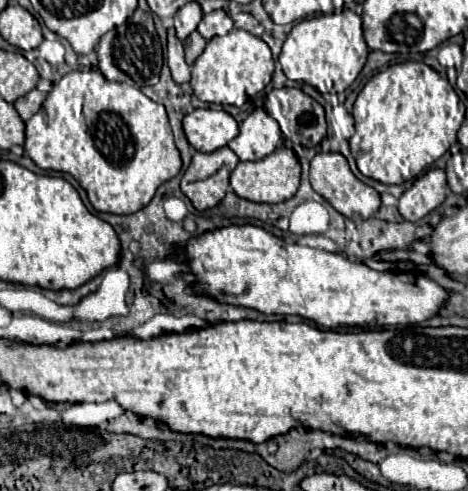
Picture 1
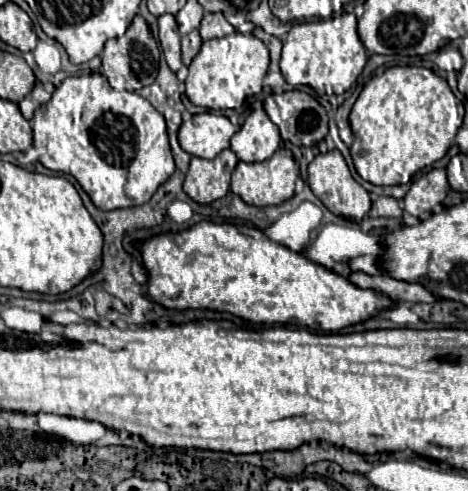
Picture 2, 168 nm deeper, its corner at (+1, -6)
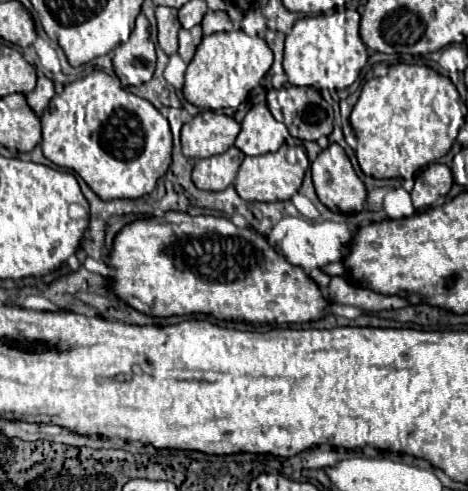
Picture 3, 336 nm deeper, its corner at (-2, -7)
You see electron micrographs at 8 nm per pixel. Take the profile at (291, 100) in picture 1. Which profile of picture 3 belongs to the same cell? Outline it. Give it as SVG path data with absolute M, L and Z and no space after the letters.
M282 87L282 90L267 91L267 104L273 117L285 124L289 134L301 140L317 140L319 136L329 136L333 130L333 108L323 100L315 88Z

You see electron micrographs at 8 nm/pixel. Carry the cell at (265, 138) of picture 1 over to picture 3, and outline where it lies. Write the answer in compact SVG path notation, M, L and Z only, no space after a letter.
M257 104L243 118L235 146L247 156L261 156L277 152L279 146L285 142L285 136L285 124L277 122L265 104Z

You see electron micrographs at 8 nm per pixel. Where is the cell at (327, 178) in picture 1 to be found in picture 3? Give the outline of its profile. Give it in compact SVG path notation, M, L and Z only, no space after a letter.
M329 144L317 160L311 164L313 184L319 200L333 212L361 212L367 202L367 190L361 178L355 174L345 150L339 144Z

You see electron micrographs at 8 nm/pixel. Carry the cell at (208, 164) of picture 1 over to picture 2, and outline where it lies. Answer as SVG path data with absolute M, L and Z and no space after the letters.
M224 149L214 159L192 157L184 179L184 193L200 205L222 199L230 189L230 175L236 165L238 157L230 149Z

